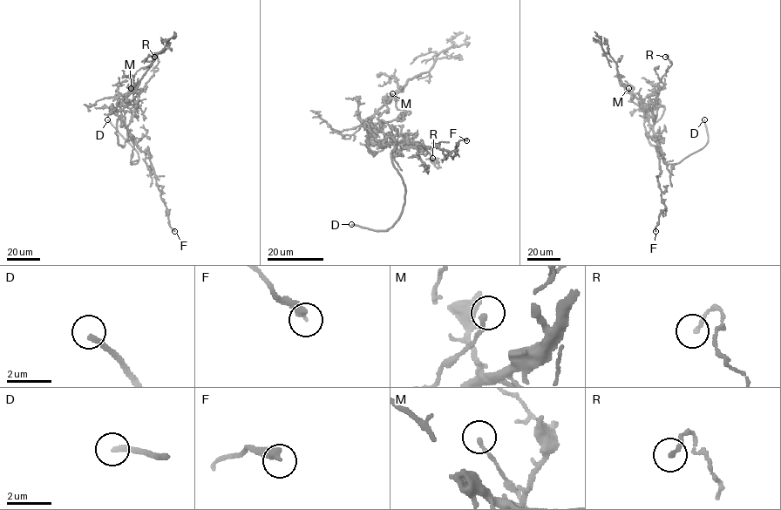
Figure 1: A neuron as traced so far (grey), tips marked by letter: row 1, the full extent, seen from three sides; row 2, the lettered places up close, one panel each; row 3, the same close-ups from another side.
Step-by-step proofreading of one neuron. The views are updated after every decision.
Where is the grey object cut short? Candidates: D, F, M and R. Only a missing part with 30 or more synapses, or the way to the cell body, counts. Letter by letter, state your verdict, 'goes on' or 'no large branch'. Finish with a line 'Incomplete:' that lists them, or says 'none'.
D: goes on
F: no large branch
M: no large branch
R: no large branch
Incomplete: D

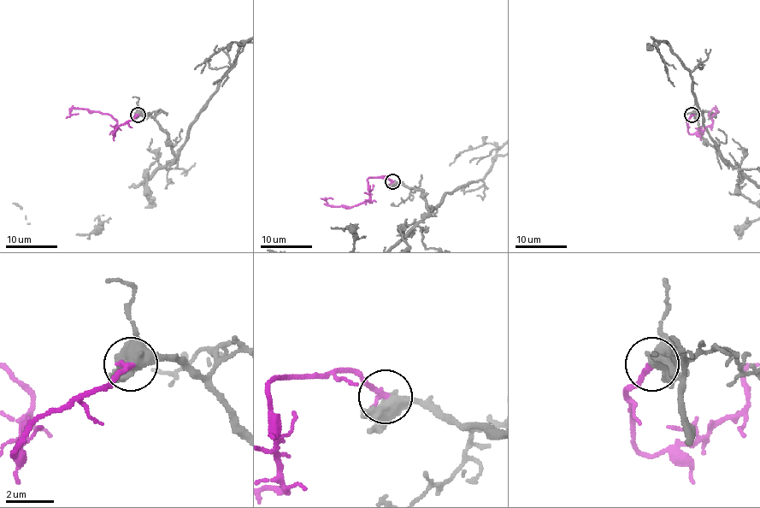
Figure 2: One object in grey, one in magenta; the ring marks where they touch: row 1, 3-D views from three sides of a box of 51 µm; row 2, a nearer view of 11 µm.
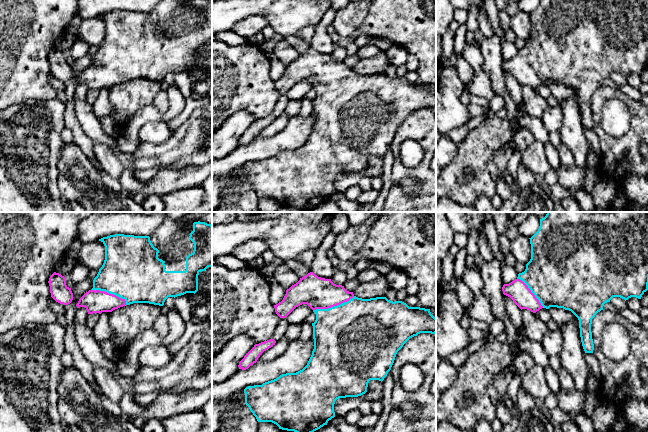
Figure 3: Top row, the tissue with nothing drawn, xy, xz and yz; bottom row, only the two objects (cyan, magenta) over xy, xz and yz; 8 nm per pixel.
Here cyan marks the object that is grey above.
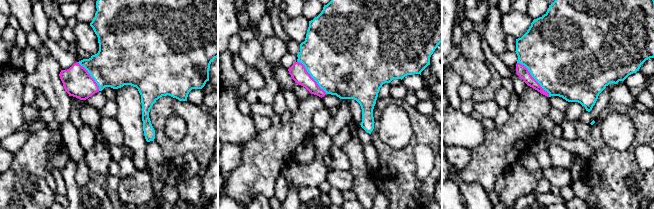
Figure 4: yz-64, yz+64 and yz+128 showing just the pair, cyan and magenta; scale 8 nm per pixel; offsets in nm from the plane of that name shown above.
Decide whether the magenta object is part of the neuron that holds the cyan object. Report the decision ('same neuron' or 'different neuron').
same neuron

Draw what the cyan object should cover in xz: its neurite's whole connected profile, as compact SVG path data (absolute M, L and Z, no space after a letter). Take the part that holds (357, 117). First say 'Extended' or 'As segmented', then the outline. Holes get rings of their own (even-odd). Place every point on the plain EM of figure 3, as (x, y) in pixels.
Extended. M313 48L287 65L283 76L274 84L280 94L286 94L302 80L307 80L316 90L316 96L312 99L314 125L307 141L296 149L282 150L262 161L244 165L245 180L258 198L272 198L279 205L294 207L301 212L308 212L335 193L334 180L337 175L365 170L370 156L382 158L391 146L397 128L410 114L420 109L436 109L436 94L430 85L409 83L402 77L393 78L386 73L358 74L344 62L334 60L331 55L318 53Z

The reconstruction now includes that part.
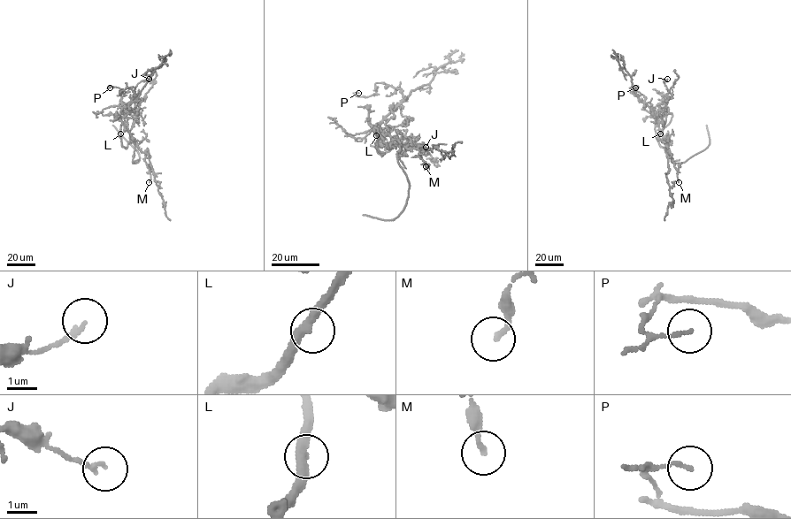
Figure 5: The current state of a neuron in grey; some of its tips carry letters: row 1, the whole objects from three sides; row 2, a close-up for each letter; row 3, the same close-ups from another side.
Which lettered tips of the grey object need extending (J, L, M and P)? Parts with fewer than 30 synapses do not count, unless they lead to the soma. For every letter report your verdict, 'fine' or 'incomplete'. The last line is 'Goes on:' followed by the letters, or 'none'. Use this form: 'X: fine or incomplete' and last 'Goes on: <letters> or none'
J: fine
L: fine
M: fine
P: fine
Goes on: none

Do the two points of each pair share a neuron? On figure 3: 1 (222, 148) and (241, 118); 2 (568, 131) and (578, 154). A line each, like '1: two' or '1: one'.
1: one
2: one

